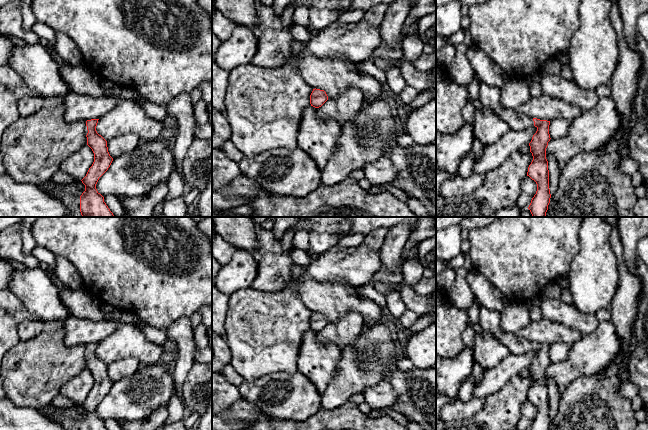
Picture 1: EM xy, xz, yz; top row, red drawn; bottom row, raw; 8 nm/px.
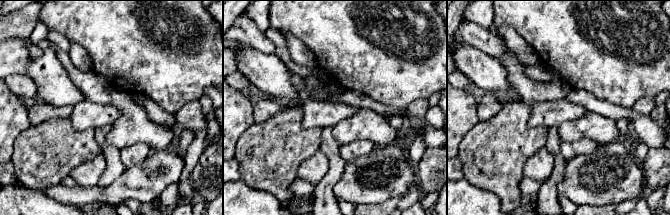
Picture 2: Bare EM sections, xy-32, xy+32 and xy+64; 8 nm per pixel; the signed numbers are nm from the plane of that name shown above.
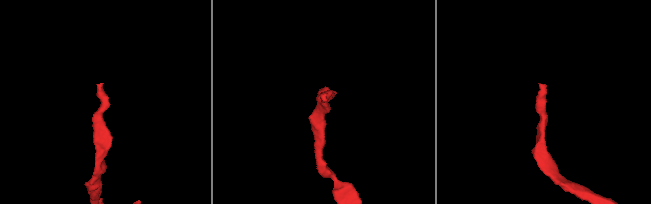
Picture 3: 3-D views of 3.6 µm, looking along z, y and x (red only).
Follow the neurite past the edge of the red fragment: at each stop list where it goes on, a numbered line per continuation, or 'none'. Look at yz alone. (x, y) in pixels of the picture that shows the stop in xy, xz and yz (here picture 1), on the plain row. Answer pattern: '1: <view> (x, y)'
1: yz (489, 320)

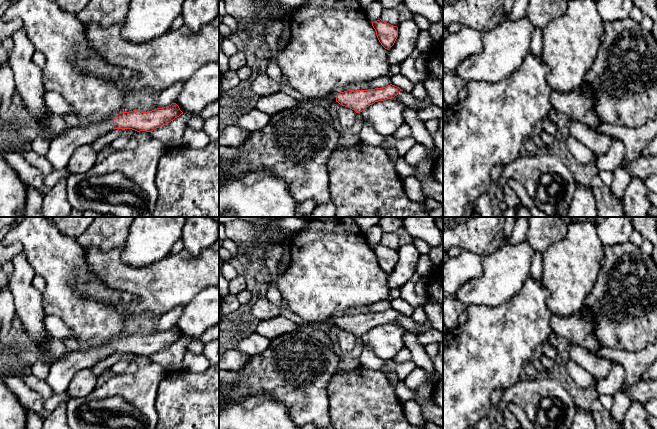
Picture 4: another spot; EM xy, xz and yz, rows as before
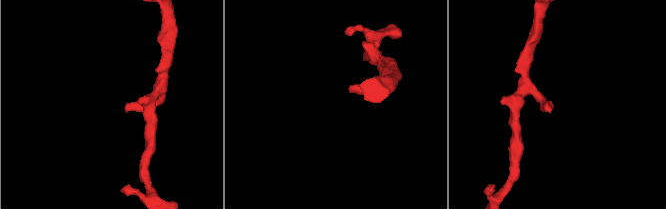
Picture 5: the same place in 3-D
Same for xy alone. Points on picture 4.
1: xy (62, 371)

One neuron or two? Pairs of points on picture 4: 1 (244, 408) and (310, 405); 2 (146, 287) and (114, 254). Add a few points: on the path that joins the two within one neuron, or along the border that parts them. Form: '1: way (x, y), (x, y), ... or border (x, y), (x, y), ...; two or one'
1: border (264, 393), (269, 393), (277, 399), (291, 418); two
2: way (136, 281), (117, 264); one

